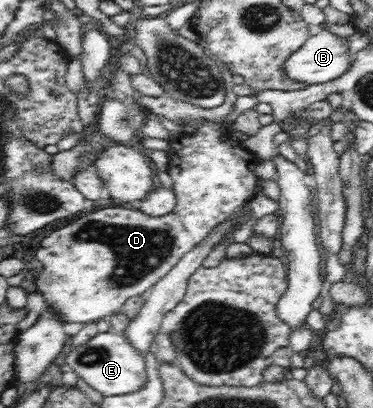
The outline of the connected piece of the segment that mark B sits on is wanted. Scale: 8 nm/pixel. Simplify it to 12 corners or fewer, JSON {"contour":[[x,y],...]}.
{"contour":[[326,29],[282,63],[302,85],[339,78],[355,61]]}

